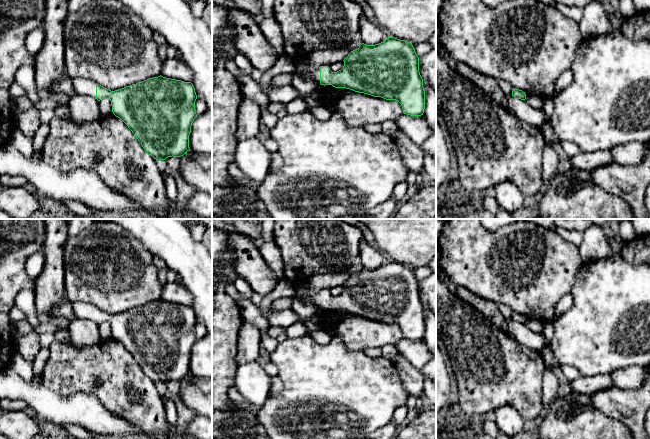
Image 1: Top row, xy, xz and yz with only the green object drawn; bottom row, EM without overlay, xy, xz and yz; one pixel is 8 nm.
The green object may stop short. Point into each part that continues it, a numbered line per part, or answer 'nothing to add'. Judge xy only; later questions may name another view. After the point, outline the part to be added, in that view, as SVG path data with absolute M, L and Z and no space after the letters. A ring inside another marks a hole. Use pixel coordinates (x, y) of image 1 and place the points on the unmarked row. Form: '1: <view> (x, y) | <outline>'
1: xy (82, 310) | M76 301L72 303L72 308L77 319L88 319L96 322L97 307L95 305Z

